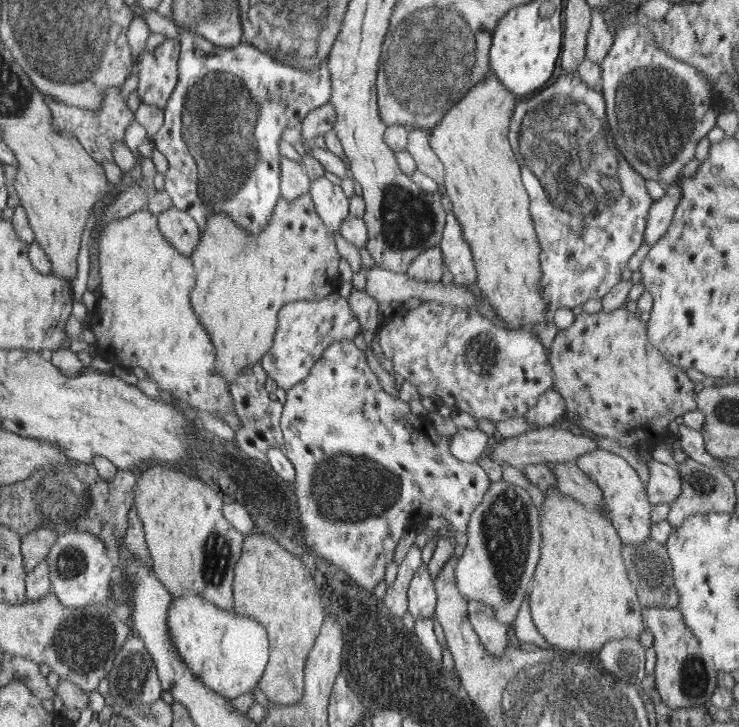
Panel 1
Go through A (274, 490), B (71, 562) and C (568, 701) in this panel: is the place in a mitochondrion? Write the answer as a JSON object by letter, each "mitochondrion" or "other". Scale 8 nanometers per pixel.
{"A":"other","B":"mitochondrion","C":"mitochondrion"}

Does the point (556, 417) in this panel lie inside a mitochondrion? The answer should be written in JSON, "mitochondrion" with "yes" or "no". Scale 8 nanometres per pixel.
{"mitochondrion":"no"}

